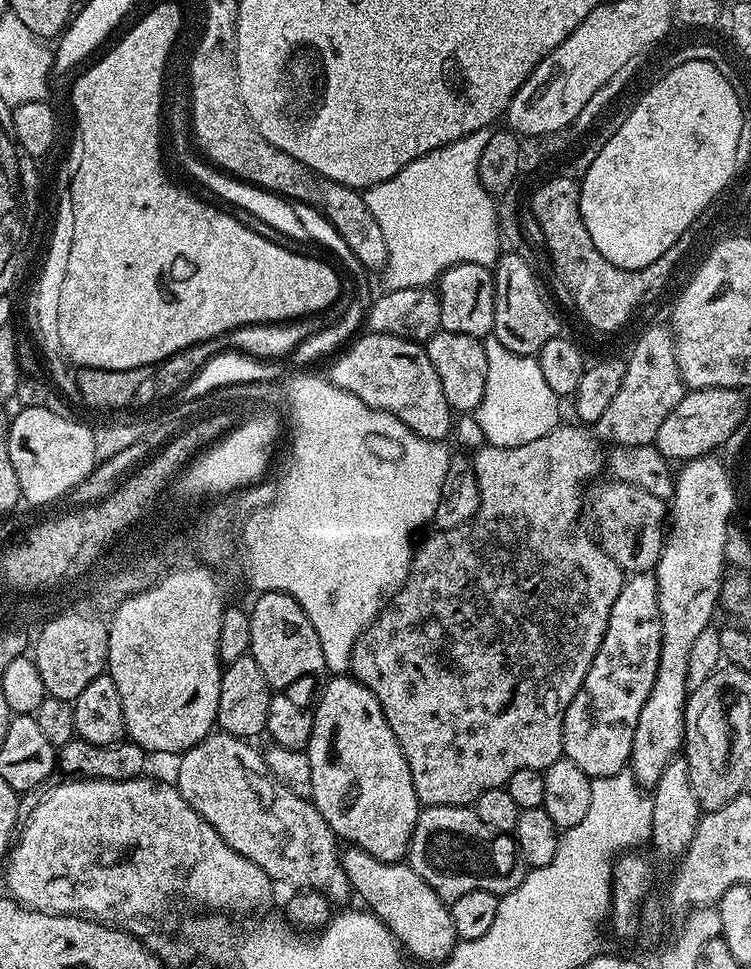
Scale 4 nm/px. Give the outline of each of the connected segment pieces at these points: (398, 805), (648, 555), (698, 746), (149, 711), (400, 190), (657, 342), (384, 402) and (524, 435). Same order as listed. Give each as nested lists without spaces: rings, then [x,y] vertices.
[[[336,674],[324,688],[312,712],[312,733],[308,739],[308,761],[312,783],[312,804],[326,818],[330,830],[341,841],[353,848],[366,850],[366,854],[383,864],[400,862],[407,857],[412,831],[420,817],[421,802],[412,785],[412,775],[404,751],[396,740],[394,730],[384,717],[378,698],[366,685],[348,674]]]
[[[615,478],[609,479],[609,484],[604,484],[592,496],[592,528],[594,539],[618,566],[628,574],[648,574],[660,561],[660,551],[664,549],[666,536],[666,504],[665,501],[654,498],[646,490],[633,484],[627,484]]]
[[[717,674],[711,683],[702,682],[702,686],[691,689],[684,714],[682,759],[688,763],[690,786],[694,786],[696,800],[704,812],[718,810],[735,797],[732,794],[732,788],[724,784],[722,775],[727,749],[727,732],[720,702],[721,683],[724,679],[723,675]]]
[[[181,563],[174,567],[172,571],[166,571],[163,576],[155,581],[152,588],[134,593],[126,597],[115,611],[111,613],[108,624],[108,663],[106,665],[107,675],[112,675],[112,684],[116,687],[118,707],[124,715],[123,731],[128,731],[127,739],[143,748],[145,753],[152,752],[176,752],[182,754],[190,750],[198,742],[202,742],[217,727],[216,715],[218,714],[218,694],[220,693],[220,673],[222,671],[222,661],[220,655],[220,631],[224,621],[224,610],[226,601],[220,593],[220,584],[216,581],[216,576],[208,568],[203,568],[200,564]]]
[[[488,128],[474,130],[458,142],[450,142],[414,162],[410,162],[394,178],[367,189],[363,193],[366,206],[374,216],[386,240],[388,260],[382,269],[391,290],[423,288],[439,281],[440,275],[455,264],[495,265],[501,255],[502,236],[498,231],[496,201],[479,180],[479,158],[492,132]]]
[[[671,327],[648,328],[637,338],[632,353],[626,356],[622,386],[618,386],[614,402],[606,406],[606,414],[596,421],[594,431],[612,446],[653,443],[658,428],[685,393],[686,385],[676,365],[676,338]]]
[[[371,330],[364,333],[340,352],[345,351],[329,366],[327,380],[366,402],[368,408],[394,414],[414,434],[427,440],[447,441],[454,428],[454,410],[446,402],[446,394],[442,394],[442,382],[438,382],[438,370],[430,362],[427,347],[394,334]]]
[[[493,335],[483,341],[483,346],[486,354],[486,390],[478,412],[481,417],[500,416],[499,447],[526,446],[526,442],[534,442],[534,438],[550,434],[550,430],[561,423],[562,400],[554,394],[554,390],[550,390],[546,378],[542,378],[539,359],[506,350],[506,346],[502,346],[502,342],[498,342]]]

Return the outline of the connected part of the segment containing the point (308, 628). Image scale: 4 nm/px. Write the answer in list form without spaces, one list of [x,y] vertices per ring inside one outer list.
[[[261,592],[248,612],[250,618],[250,655],[266,678],[269,689],[288,690],[303,676],[316,676],[325,671],[322,642],[314,634],[310,618],[294,598],[285,592]]]

